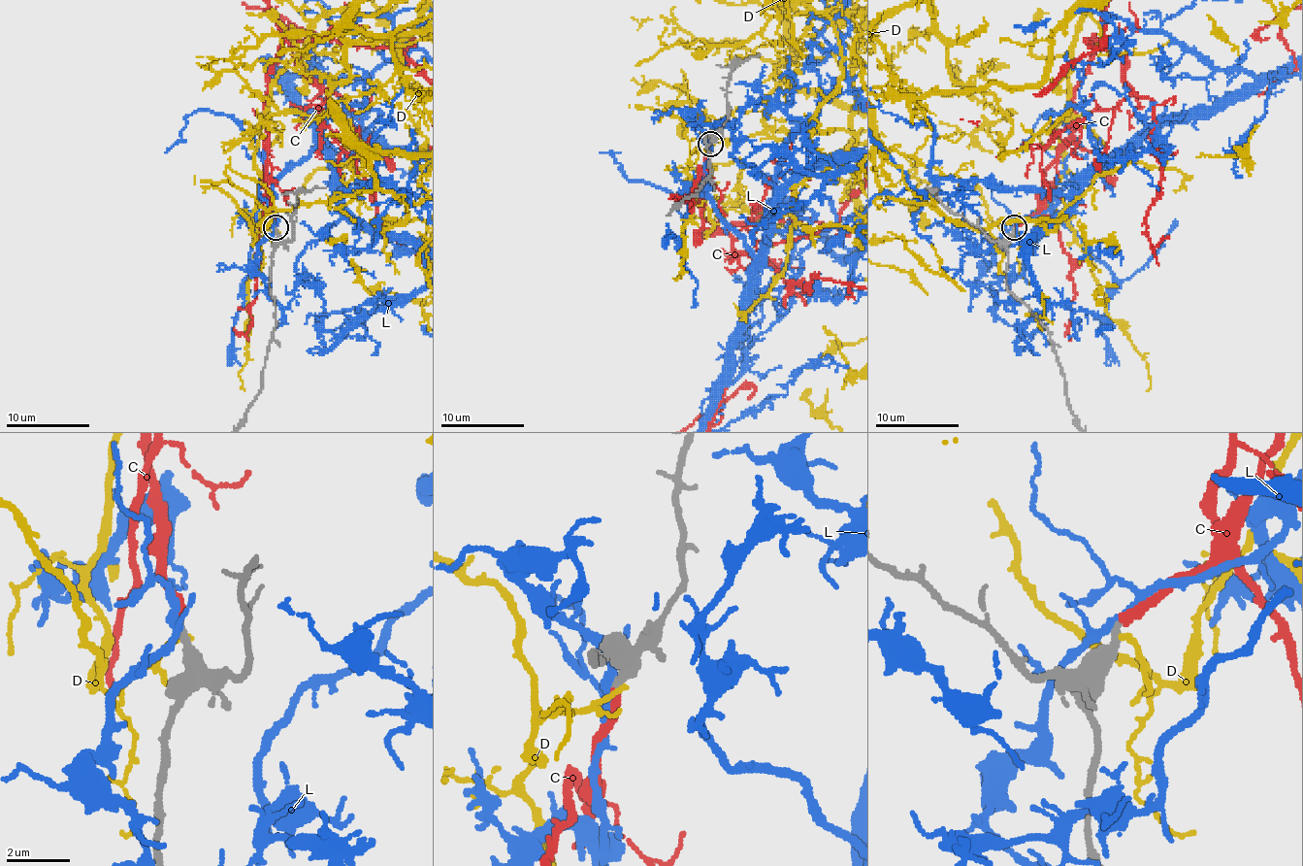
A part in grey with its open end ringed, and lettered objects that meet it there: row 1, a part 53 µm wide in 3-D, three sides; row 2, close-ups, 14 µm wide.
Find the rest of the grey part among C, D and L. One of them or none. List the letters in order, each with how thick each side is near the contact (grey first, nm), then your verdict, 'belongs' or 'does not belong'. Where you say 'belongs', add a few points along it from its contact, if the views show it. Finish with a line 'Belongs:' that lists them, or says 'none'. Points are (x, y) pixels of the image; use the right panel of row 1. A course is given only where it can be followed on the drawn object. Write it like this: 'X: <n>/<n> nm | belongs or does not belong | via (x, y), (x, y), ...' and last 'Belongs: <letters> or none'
C: 240/240 nm | belongs
D: 420/170 nm | does not belong
L: 340/240 nm | does not belong
Belongs: C

